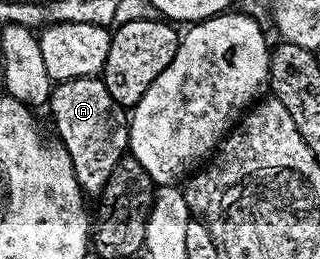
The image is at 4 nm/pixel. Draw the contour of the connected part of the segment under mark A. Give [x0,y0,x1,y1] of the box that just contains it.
[47,76,129,195]

